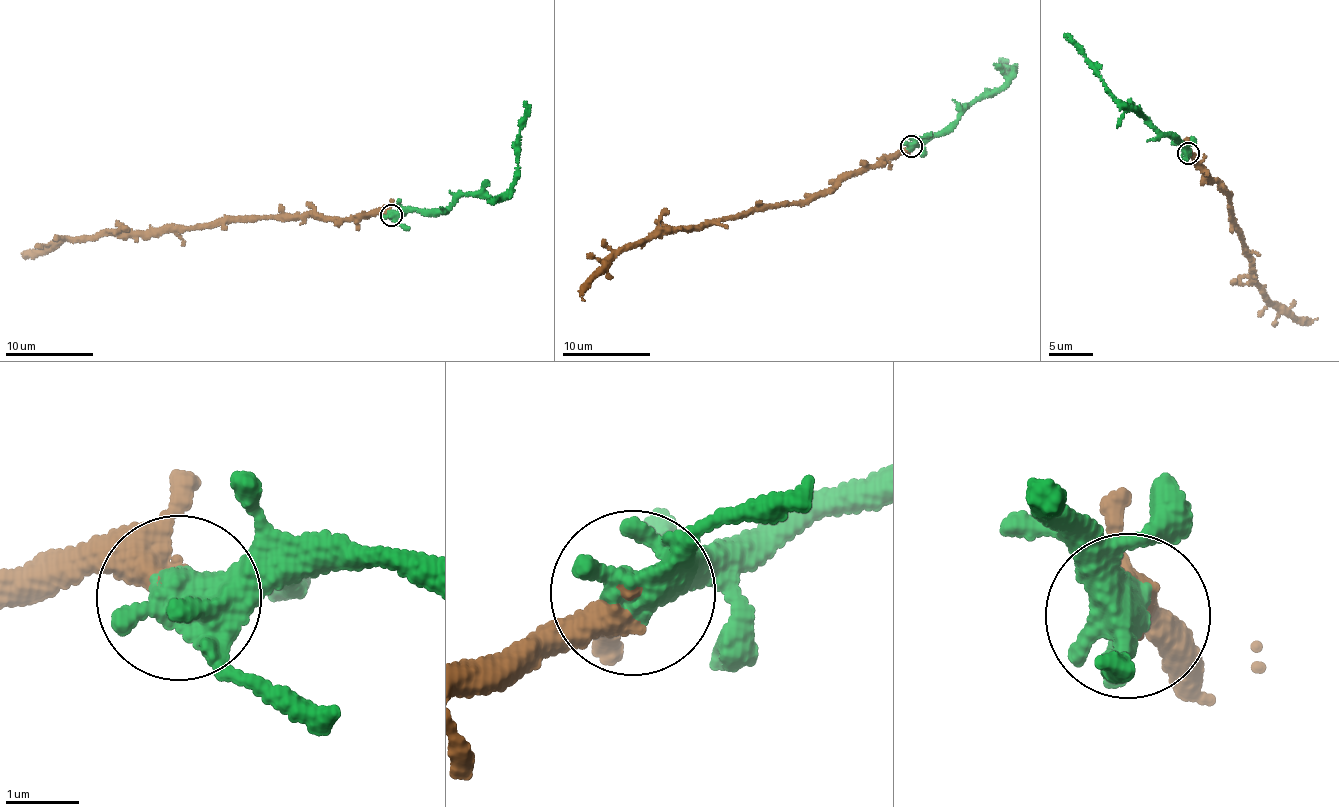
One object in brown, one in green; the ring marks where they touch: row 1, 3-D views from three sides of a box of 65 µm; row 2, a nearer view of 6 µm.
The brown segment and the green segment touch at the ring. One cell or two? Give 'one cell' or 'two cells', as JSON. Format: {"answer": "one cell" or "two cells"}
{"answer": "one cell"}

